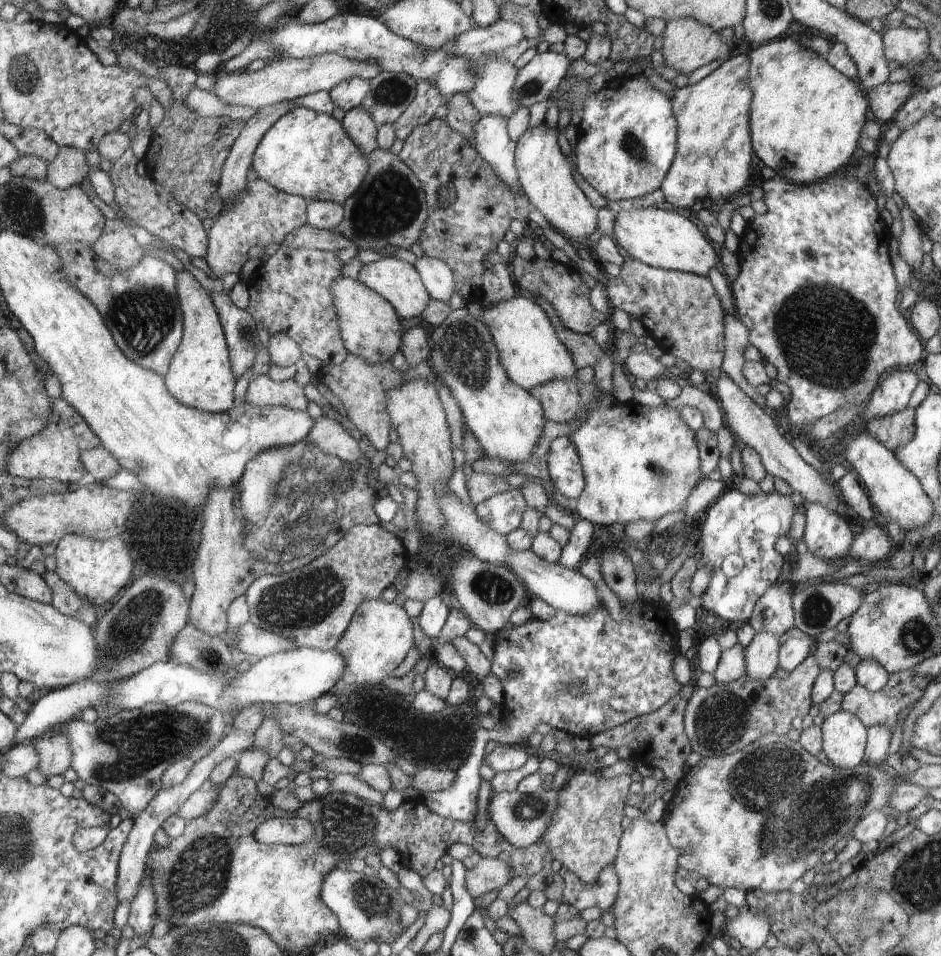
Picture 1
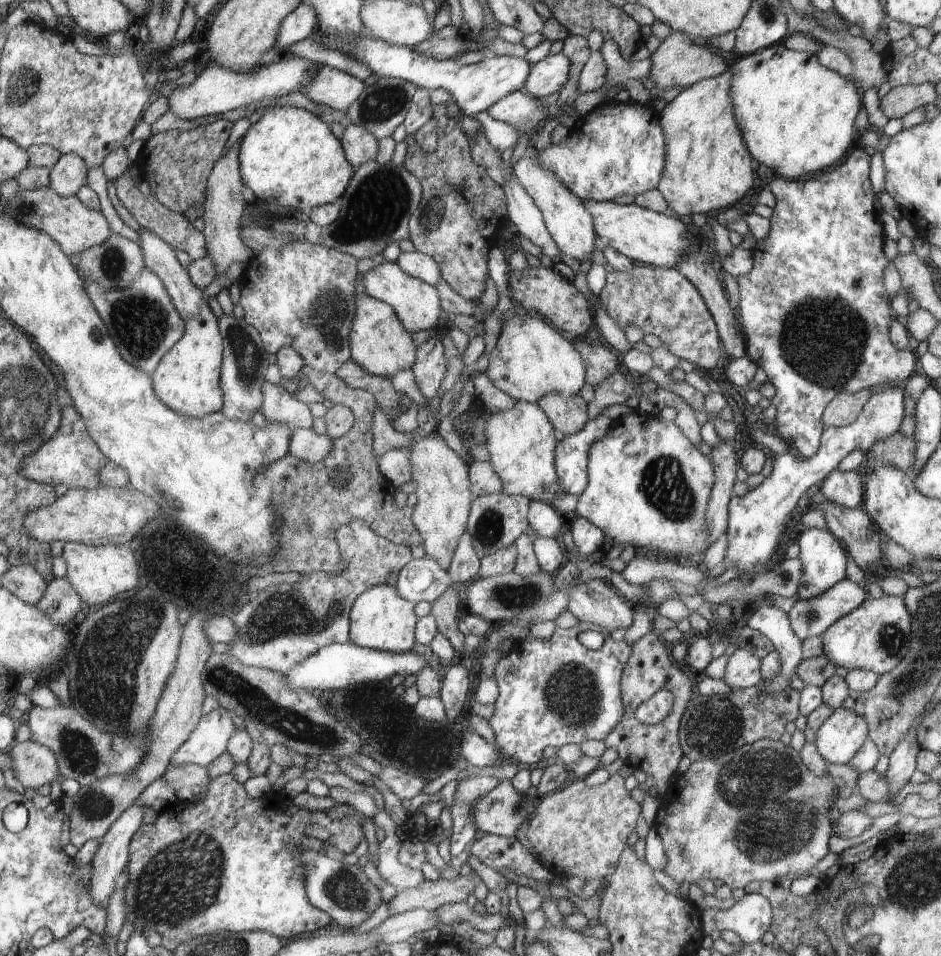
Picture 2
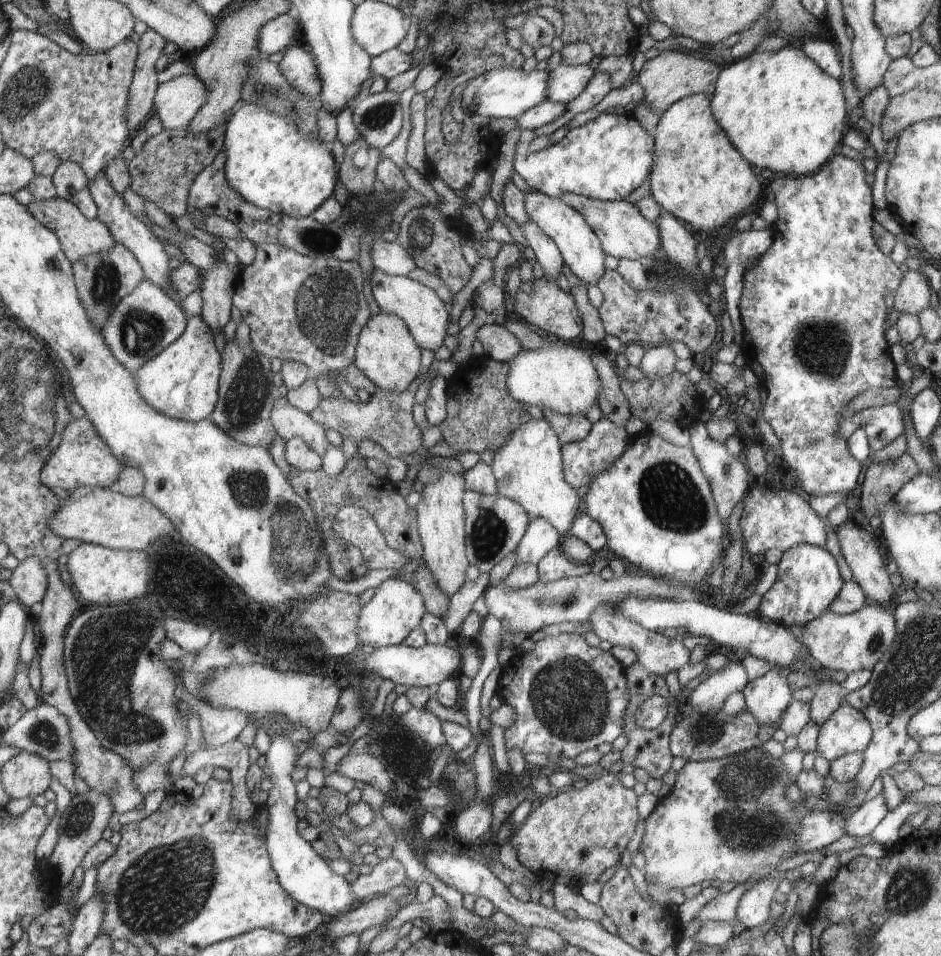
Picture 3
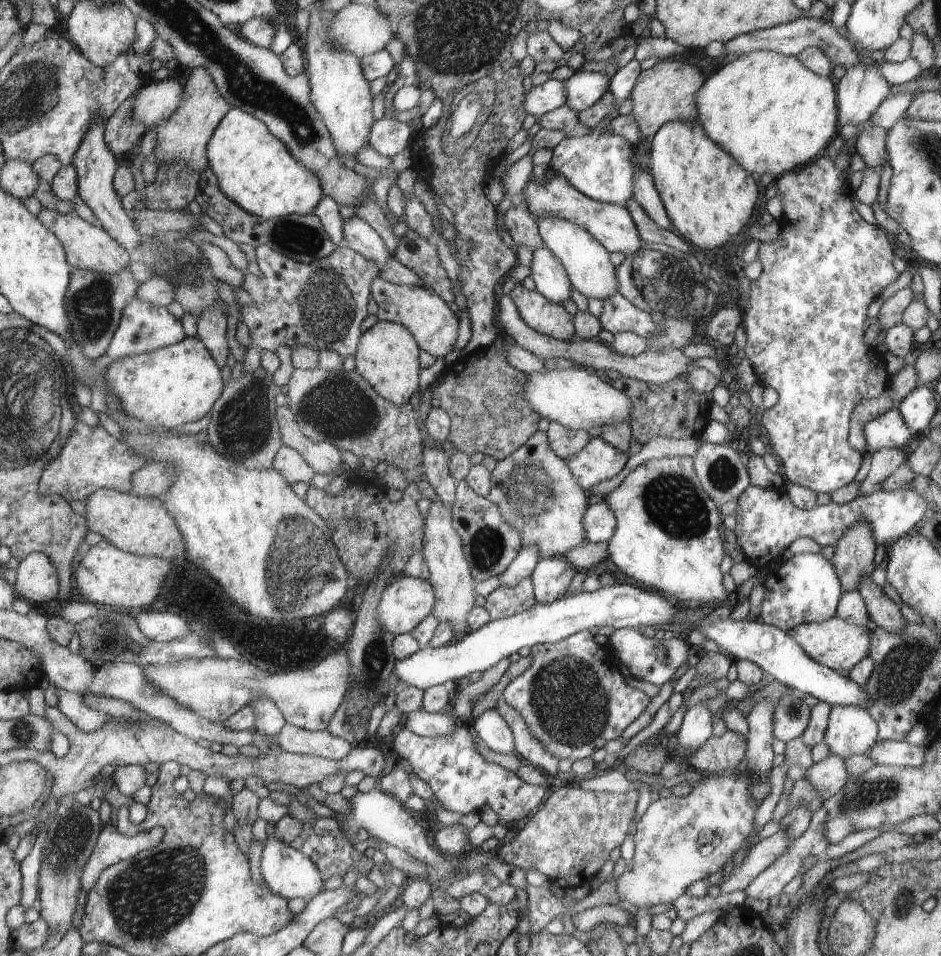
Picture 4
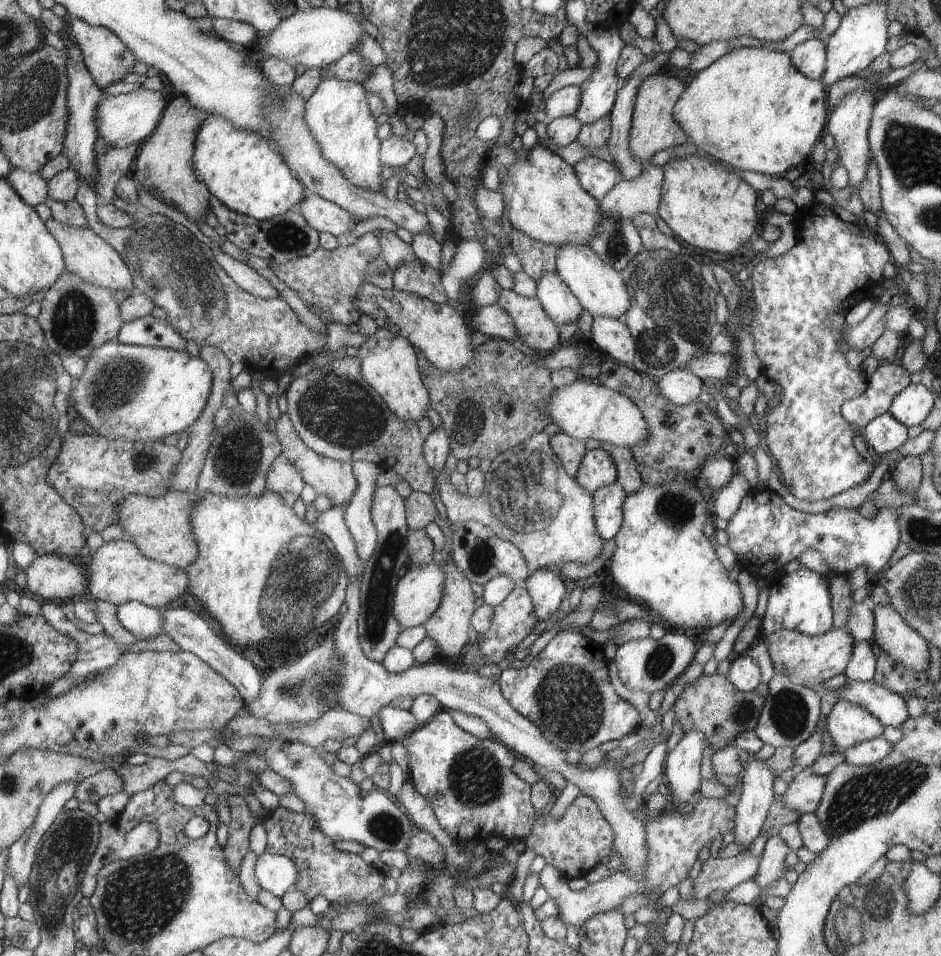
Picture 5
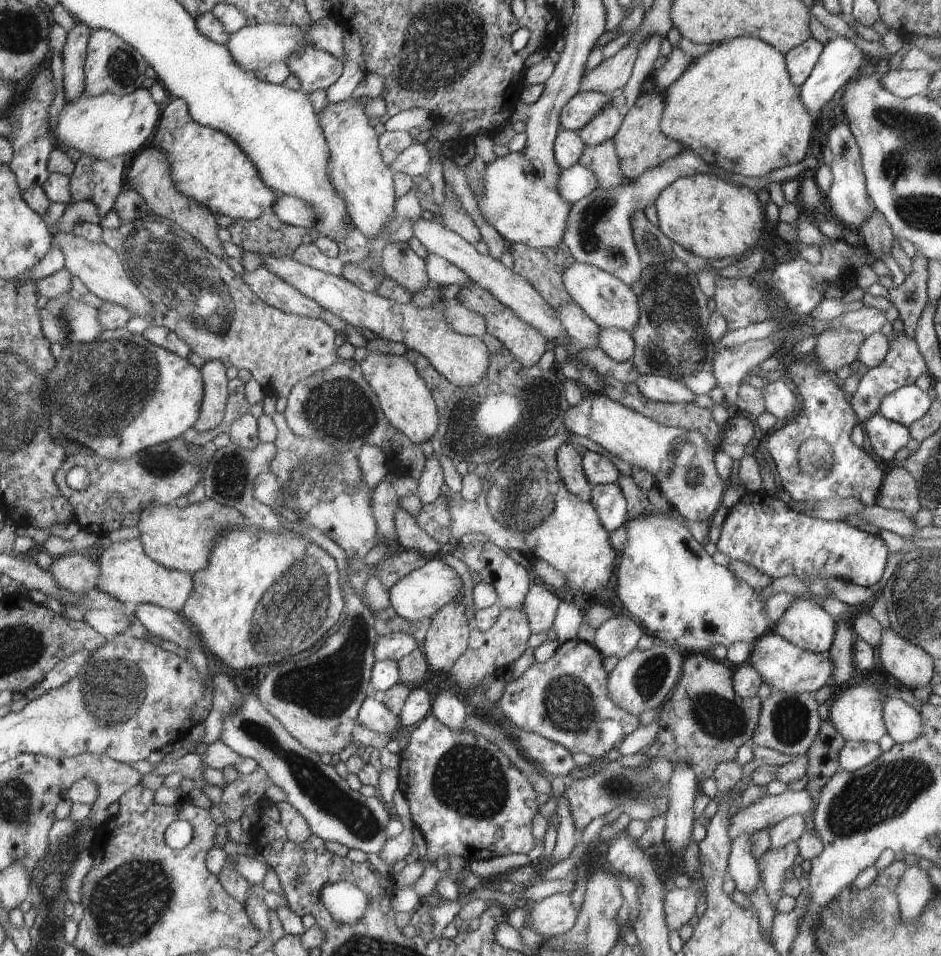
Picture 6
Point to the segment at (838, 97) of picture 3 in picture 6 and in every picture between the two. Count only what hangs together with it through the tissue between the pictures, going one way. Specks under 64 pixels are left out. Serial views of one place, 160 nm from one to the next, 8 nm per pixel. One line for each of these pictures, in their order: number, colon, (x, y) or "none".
4: (773, 115)
5: (753, 110)
6: (735, 106)

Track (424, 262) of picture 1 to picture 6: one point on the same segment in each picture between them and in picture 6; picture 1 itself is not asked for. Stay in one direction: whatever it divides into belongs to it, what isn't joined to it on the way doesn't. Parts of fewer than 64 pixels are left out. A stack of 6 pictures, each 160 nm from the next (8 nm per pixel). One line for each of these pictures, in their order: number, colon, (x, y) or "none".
2: (418, 265)
3: (391, 258)
4: (358, 235)
5: (326, 217)
6: (292, 210)

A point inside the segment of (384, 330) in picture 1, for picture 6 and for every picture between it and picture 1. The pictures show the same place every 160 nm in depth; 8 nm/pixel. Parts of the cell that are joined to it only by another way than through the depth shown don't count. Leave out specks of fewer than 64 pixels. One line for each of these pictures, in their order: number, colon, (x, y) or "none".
2: (382, 347)
3: (387, 354)
4: (387, 358)
5: (388, 362)
6: (404, 397)

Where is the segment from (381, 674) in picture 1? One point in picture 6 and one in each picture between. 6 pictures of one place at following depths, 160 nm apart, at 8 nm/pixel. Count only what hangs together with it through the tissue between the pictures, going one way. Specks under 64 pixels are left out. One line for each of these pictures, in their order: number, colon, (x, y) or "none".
2: (382, 620)
3: (396, 608)
4: (407, 602)
5: (418, 594)
6: (421, 594)

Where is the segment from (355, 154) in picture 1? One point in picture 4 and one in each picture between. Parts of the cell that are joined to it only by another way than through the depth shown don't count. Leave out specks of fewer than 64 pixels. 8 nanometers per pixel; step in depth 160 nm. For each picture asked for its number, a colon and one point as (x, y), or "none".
2: (289, 156)
3: (269, 163)
4: (254, 169)

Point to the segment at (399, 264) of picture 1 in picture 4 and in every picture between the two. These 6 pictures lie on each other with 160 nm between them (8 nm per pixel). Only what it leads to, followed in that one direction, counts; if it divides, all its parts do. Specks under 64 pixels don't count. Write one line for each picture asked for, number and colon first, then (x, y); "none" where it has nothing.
2: (416, 303)
3: (426, 315)
4: (421, 311)

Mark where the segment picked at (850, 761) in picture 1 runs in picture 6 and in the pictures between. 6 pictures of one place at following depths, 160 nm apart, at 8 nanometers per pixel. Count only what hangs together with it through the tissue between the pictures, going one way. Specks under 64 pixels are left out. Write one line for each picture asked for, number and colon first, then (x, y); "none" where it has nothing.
2: (838, 740)
3: (846, 731)
4: (850, 730)
5: (848, 724)
6: (857, 713)

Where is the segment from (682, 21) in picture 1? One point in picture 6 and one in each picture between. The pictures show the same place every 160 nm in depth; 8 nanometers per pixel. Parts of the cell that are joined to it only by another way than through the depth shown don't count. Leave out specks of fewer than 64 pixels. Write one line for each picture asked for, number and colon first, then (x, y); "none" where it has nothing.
2: (678, 61)
3: (674, 74)
4: (667, 92)
5: (654, 129)
6: (640, 143)

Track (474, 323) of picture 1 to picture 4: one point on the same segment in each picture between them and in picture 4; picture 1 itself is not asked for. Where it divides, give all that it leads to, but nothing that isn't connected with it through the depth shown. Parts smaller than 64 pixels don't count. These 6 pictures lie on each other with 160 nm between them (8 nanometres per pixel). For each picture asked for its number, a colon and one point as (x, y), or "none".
2: (521, 441)
3: (529, 469)
4: (537, 492)

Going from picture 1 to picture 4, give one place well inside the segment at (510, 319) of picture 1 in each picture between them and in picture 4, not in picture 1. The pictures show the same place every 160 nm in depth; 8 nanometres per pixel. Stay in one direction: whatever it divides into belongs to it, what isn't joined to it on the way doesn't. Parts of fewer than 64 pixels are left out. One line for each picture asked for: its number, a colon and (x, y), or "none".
2: (530, 359)
3: (561, 377)
4: (578, 399)

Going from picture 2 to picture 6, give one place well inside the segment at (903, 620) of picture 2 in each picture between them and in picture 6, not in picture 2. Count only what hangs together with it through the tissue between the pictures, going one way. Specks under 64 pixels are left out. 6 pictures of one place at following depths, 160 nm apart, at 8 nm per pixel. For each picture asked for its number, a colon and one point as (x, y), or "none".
3: (852, 642)
4: (837, 644)
5: (808, 660)
6: (784, 666)

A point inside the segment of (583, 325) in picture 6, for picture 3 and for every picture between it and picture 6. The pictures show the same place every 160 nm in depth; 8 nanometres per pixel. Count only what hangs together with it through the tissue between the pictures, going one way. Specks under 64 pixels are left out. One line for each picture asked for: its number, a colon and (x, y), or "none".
3: (548, 255)
4: (549, 276)
5: (560, 304)

